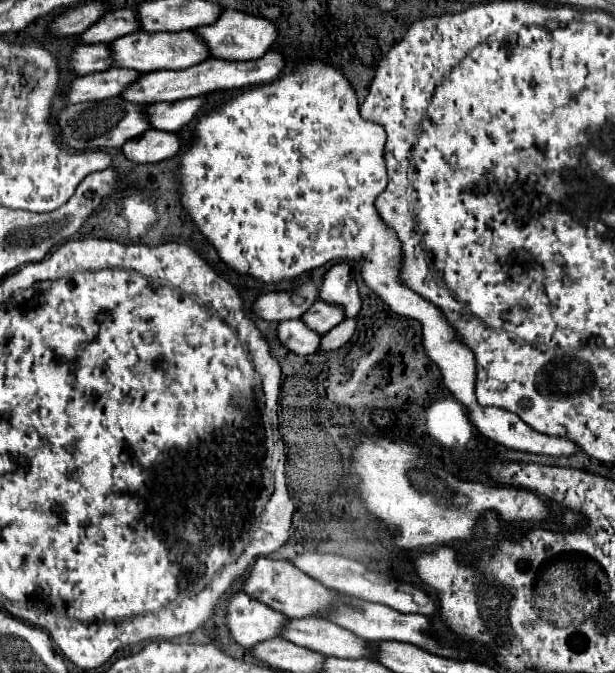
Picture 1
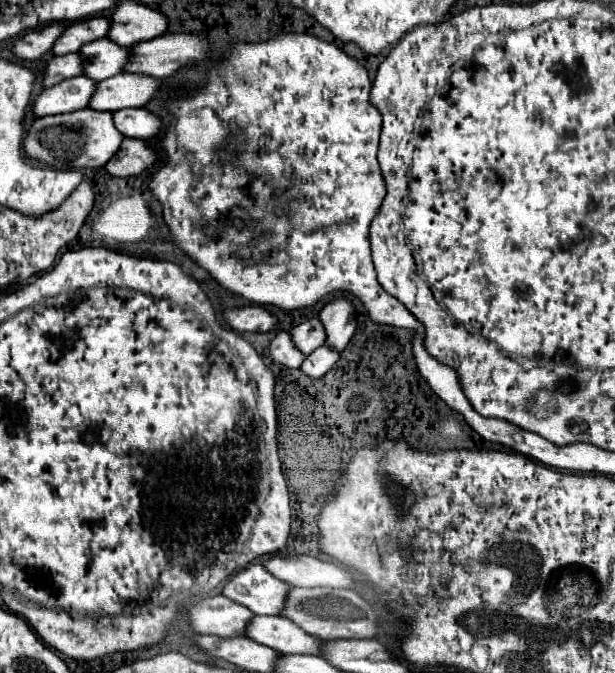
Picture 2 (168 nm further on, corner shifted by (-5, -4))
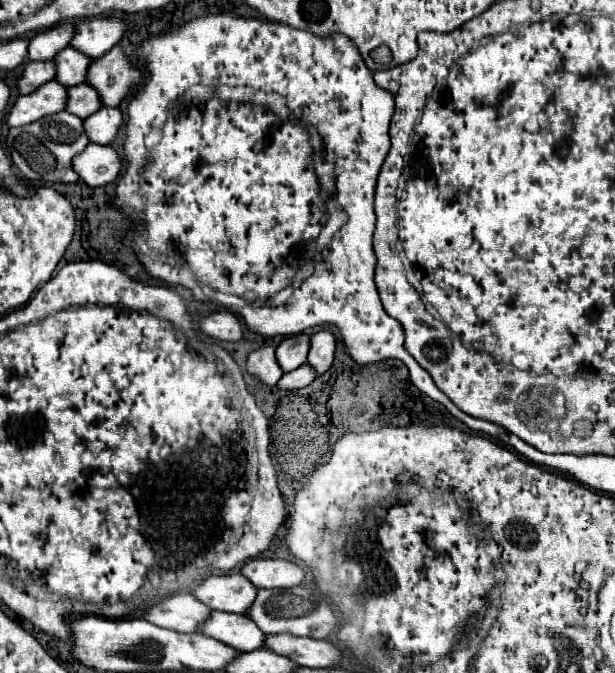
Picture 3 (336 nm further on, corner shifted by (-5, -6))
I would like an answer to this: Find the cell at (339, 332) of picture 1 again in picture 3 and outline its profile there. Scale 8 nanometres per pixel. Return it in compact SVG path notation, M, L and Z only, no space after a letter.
M304 363L302 367L290 371L290 373L284 373L282 379L278 381L278 389L286 389L286 391L296 391L296 389L302 389L302 387L308 387L312 381L316 379L316 373L314 369Z

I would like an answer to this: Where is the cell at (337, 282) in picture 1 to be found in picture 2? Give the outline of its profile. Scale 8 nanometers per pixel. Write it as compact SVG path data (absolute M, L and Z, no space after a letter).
M340 295L322 307L318 317L324 323L328 335L326 345L330 345L336 351L342 351L356 331L354 303L346 295Z

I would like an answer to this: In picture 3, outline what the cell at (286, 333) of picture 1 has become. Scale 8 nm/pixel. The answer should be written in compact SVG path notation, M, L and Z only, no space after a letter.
M264 345L258 351L250 353L248 361L246 361L246 369L254 379L258 379L260 383L264 383L268 387L276 385L278 379L282 377L282 369L276 363L274 347L270 347L270 345Z

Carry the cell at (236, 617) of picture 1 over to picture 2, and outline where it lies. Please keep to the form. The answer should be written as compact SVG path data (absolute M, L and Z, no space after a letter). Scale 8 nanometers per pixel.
M216 595L190 607L188 617L196 633L216 637L244 637L242 629L246 629L246 621L250 621L254 613L236 601L228 601L228 597Z

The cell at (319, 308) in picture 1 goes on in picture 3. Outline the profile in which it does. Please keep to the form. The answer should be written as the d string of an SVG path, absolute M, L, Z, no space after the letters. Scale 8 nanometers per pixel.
M296 335L282 339L282 343L276 347L276 359L284 373L294 371L296 367L306 363L306 355L310 349L310 337L308 335Z

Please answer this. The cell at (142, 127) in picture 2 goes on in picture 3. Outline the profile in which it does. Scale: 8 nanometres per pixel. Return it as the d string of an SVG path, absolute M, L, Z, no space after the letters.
M100 107L94 115L84 119L88 139L98 145L108 145L110 141L114 141L120 125L122 125L122 113L120 109L112 107Z

